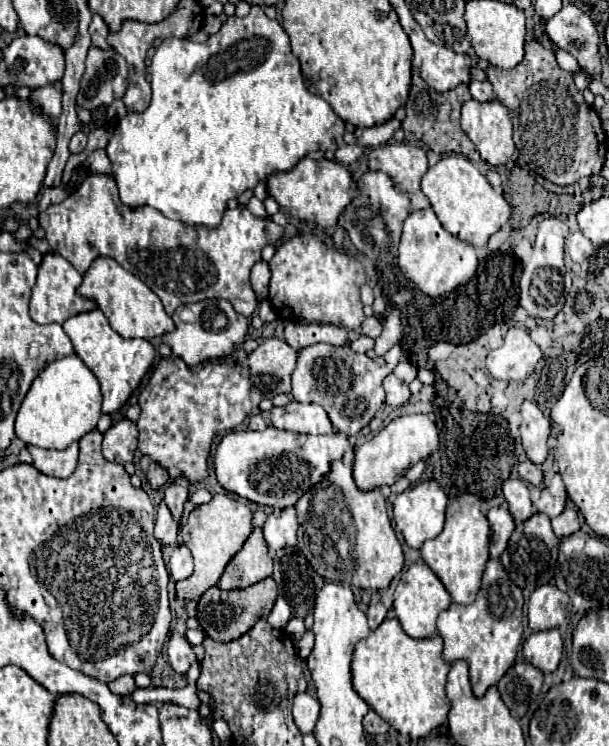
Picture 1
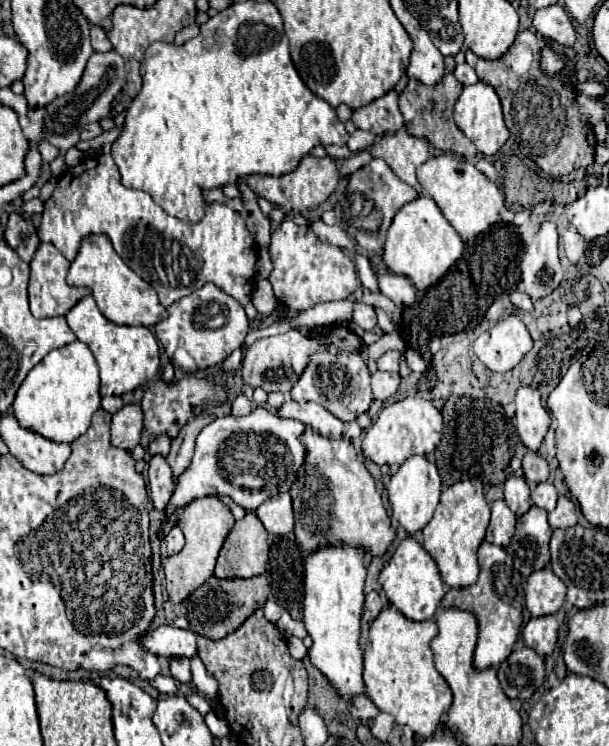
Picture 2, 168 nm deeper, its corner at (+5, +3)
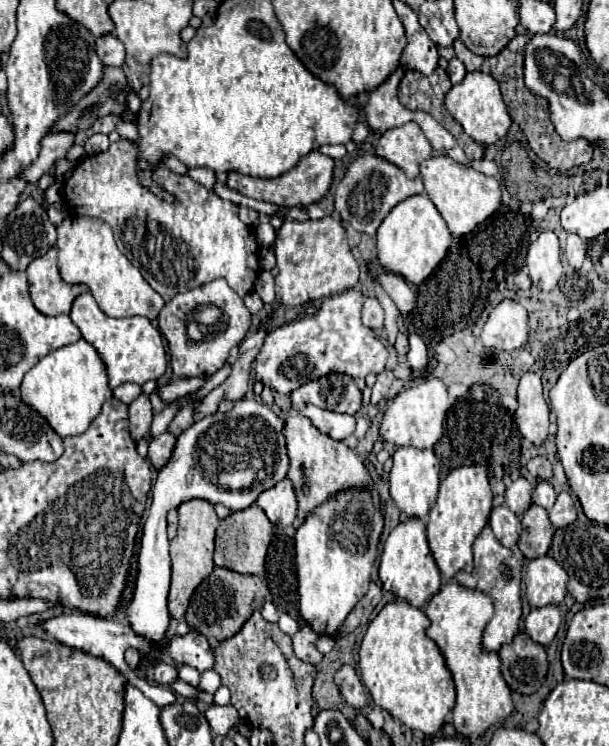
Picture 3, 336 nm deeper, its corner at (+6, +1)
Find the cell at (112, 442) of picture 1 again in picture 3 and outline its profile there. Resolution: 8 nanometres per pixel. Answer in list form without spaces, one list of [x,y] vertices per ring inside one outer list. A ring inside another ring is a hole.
[[[141,393],[129,405],[129,435],[135,443],[139,443],[147,435],[151,419],[153,419],[153,411],[151,411],[149,397],[145,393]]]

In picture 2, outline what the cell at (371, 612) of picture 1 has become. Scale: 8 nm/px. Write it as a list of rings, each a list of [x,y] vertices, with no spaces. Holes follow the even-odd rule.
[[[370,591],[370,593],[366,595],[366,603],[364,603],[362,619],[368,621],[368,623],[372,623],[372,621],[378,617],[380,611],[382,611],[382,599],[380,599],[380,595],[378,595],[376,591]]]

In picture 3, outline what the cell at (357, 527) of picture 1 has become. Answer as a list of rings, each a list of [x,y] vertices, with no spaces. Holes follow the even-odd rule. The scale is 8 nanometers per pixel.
[[[293,409],[285,411],[285,439],[287,439],[287,453],[291,459],[287,477],[295,487],[299,523],[303,523],[313,513],[315,507],[329,501],[339,491],[349,489],[373,491],[373,479],[365,469],[363,461],[359,459],[359,455],[341,441],[333,441],[321,431],[317,431],[317,427],[309,423],[309,419],[301,417]]]

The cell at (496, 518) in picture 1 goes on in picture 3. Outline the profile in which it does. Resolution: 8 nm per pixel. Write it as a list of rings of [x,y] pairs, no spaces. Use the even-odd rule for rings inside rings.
[[[501,505],[501,507],[495,507],[491,511],[491,517],[489,517],[489,527],[493,529],[495,537],[509,549],[513,549],[517,545],[517,539],[523,531],[521,527],[521,521],[517,515],[513,515],[513,511],[509,511],[509,507]]]

